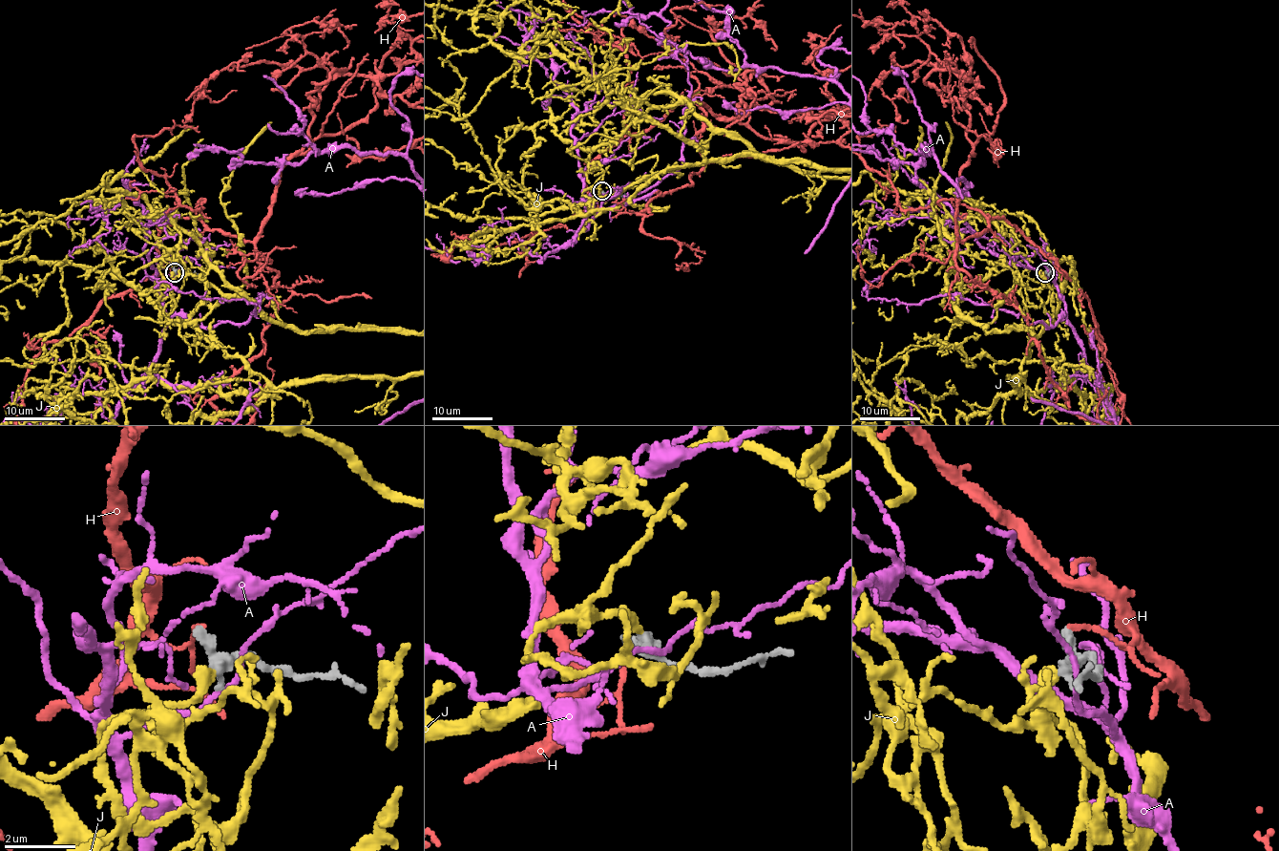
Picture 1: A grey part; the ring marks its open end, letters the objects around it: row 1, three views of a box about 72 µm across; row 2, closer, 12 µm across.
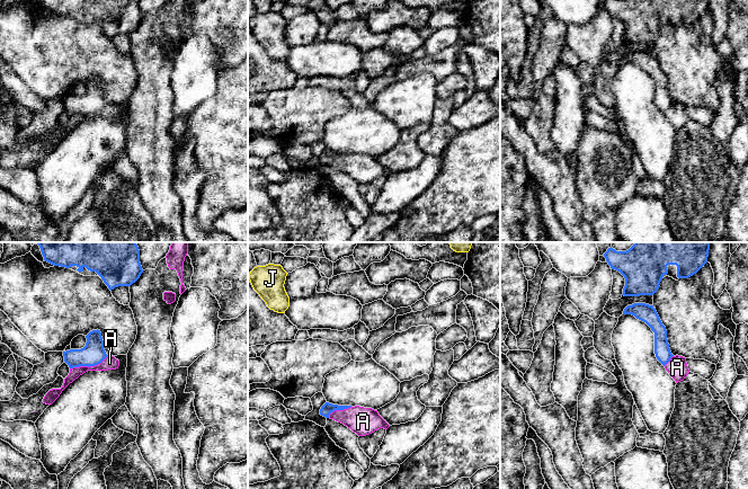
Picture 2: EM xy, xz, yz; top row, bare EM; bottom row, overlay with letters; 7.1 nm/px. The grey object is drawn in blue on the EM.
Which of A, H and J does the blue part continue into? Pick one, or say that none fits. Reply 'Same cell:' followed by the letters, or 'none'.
Same cell: J

